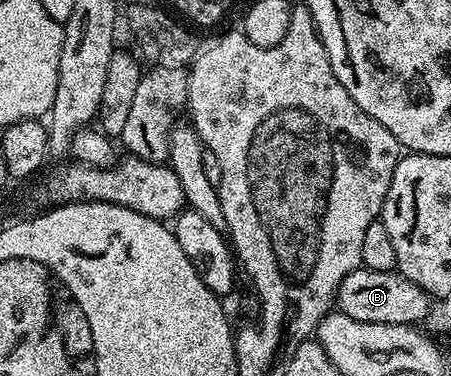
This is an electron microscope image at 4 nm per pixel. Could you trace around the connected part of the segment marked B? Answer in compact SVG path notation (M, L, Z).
M365 266L352 270L352 274L348 274L348 278L344 278L344 282L340 282L336 297L337 311L348 314L348 318L356 318L356 322L376 322L377 324L421 325L423 323L421 320L430 312L430 304L432 304L432 298L426 289L416 286L416 282L404 278L401 272L372 270Z

